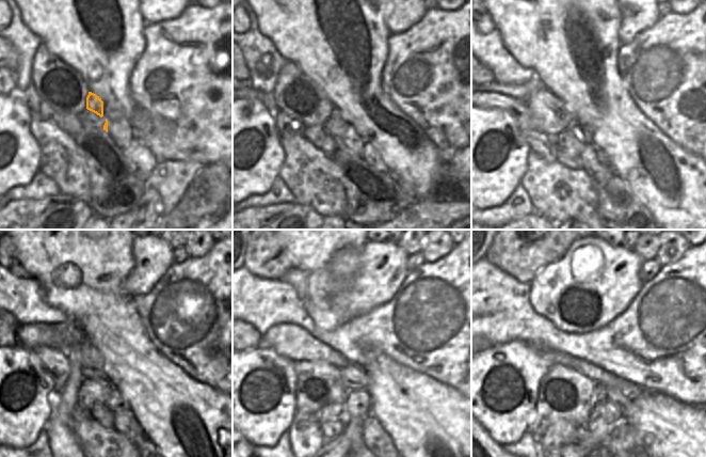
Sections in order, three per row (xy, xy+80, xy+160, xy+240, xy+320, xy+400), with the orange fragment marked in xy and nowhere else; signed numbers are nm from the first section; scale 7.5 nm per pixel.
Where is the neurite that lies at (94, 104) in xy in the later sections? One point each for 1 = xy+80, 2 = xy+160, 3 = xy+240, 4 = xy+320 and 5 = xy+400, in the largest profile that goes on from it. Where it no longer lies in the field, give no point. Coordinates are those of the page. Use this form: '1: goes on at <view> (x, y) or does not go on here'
1: goes on at xy+80 (335, 126)
2: goes on at xy+160 (572, 142)
3: goes on at xy+240 (91, 392)
4: goes on at xy+320 (333, 411)
5: goes on at xy+400 (560, 434)

